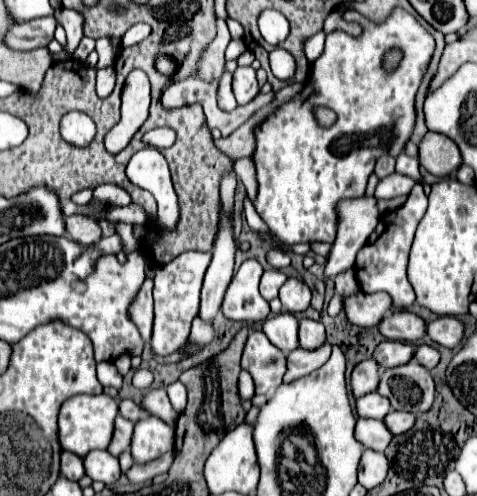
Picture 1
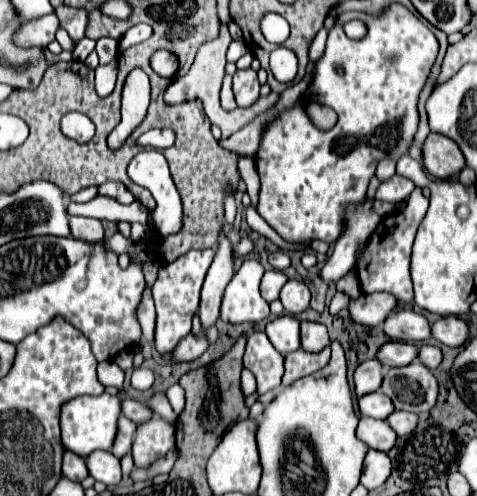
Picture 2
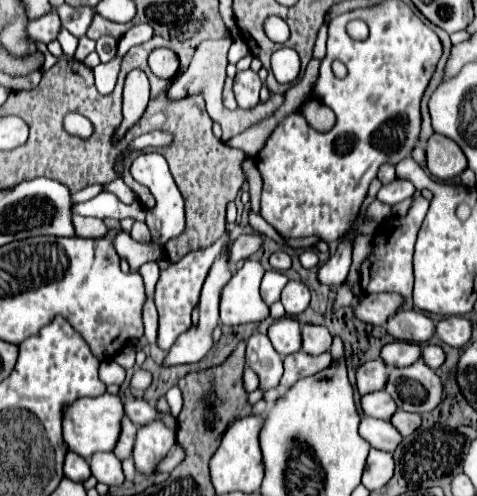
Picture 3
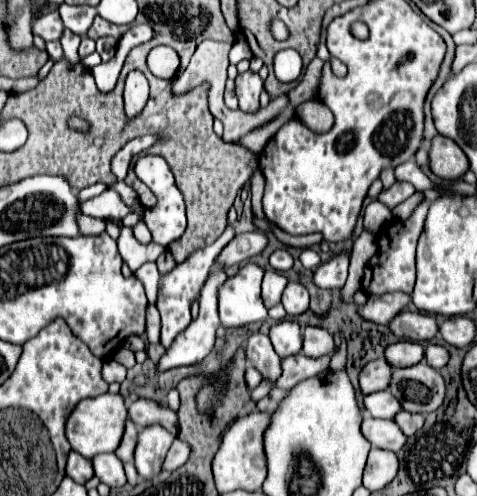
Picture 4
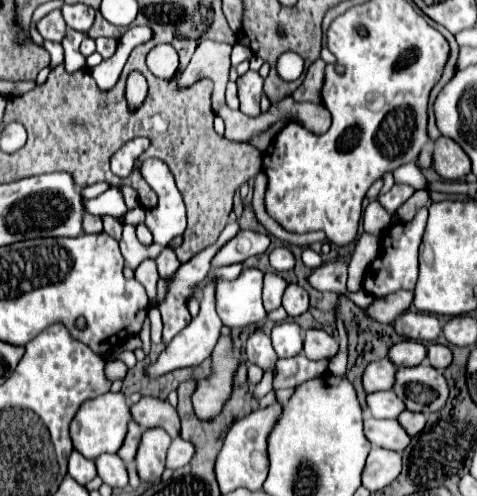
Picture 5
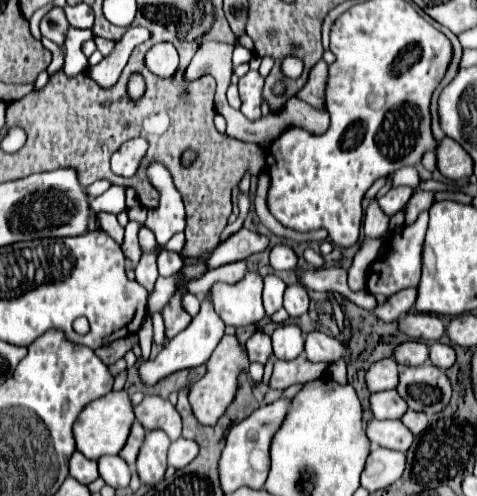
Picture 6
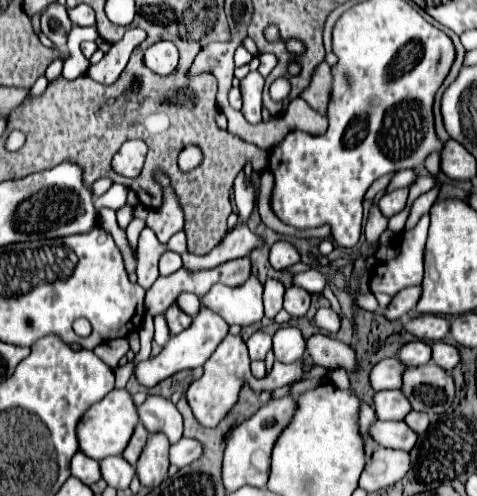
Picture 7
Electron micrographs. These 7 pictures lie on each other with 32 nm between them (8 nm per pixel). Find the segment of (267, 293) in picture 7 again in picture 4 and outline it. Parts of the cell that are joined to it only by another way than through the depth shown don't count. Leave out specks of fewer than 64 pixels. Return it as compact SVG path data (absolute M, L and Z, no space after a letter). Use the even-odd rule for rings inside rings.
M270 270L270 272L264 274L262 300L264 300L264 306L266 306L268 310L274 308L276 304L280 304L280 298L282 298L282 292L284 292L286 284L288 284L288 280L286 280L282 274L274 272L274 270Z

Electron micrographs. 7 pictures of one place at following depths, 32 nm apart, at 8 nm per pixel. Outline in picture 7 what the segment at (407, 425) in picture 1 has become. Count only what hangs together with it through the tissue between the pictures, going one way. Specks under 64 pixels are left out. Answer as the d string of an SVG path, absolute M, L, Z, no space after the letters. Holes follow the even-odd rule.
M410 412L404 418L404 422L408 422L410 428L414 428L414 432L418 432L418 434L424 434L428 430L428 426L430 426L430 418L424 412Z

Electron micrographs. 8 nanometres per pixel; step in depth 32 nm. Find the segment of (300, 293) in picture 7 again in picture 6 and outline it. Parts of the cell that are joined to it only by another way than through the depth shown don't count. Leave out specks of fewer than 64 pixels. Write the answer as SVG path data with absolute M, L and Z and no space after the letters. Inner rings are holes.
M292 284L292 286L286 288L286 292L284 292L284 310L292 318L298 318L298 316L306 314L308 304L310 304L310 298L308 298L308 292L306 292L304 286Z

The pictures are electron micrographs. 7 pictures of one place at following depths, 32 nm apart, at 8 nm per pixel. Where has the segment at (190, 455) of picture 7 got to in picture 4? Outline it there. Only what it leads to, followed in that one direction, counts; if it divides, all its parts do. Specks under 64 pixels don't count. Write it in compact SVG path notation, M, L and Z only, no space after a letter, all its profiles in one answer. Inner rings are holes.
M176 438L164 460L164 470L176 470L180 464L188 462L188 456L190 456L190 446L186 442L182 442L180 438Z

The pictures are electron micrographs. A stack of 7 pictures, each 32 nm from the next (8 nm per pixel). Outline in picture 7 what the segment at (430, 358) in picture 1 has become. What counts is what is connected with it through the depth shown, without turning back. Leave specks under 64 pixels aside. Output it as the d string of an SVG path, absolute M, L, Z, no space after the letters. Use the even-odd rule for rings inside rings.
M434 342L432 344L432 360L436 364L440 364L440 368L446 368L450 372L450 370L454 370L460 364L460 352L452 344Z

